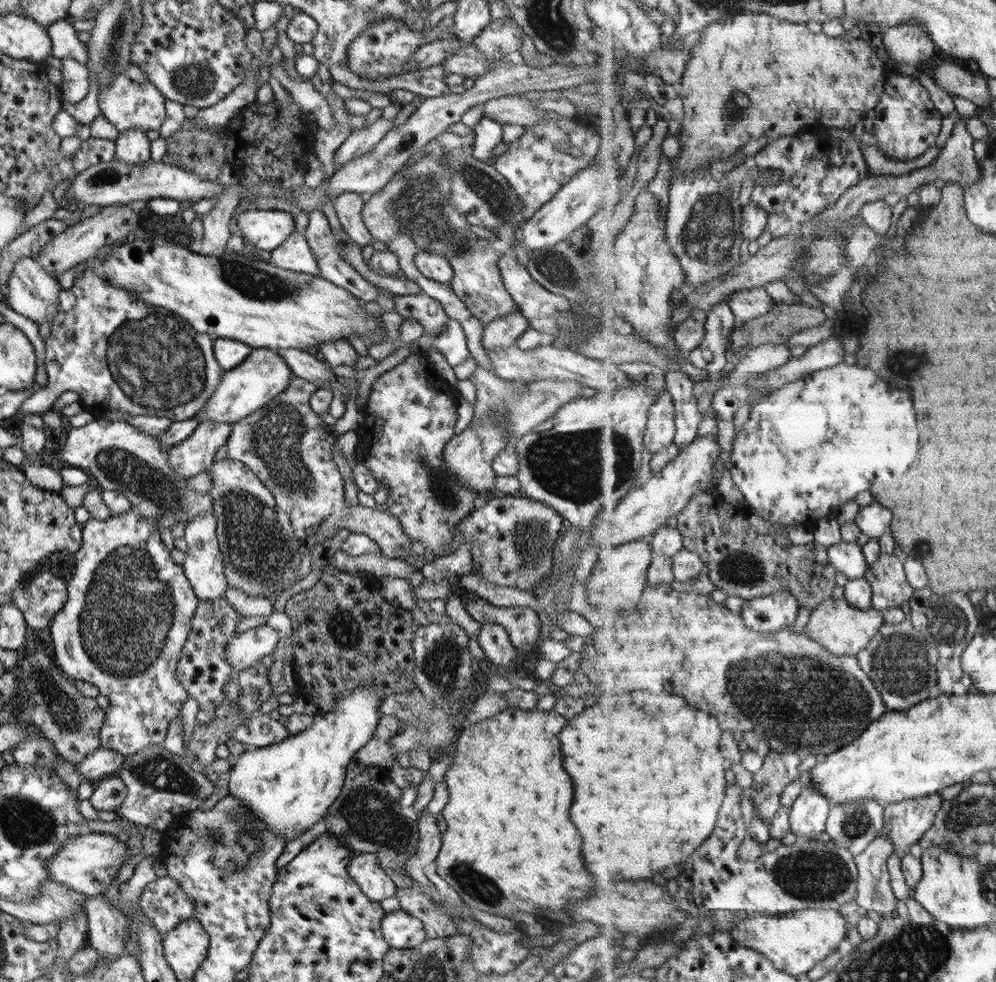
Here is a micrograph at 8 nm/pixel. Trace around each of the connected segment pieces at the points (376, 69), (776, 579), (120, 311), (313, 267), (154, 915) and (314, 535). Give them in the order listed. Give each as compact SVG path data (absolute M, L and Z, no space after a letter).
M383 18L381 22L377 20L375 24L367 26L365 32L348 44L346 66L361 78L379 81L410 70L411 55L423 44L423 32L409 30L401 20Z
M714 492L701 493L677 516L677 527L684 536L684 548L699 553L709 569L715 587L746 600L788 590L798 597L801 607L814 611L835 596L839 570L828 557L828 547L817 542L781 546L773 535L761 535L747 522L747 508L727 504Z
M83 271L82 275L76 278L68 289L62 289L58 294L58 307L56 308L53 320L50 322L50 331L44 346L47 382L44 387L38 388L19 405L19 408L13 414L13 418L15 417L15 420L19 420L21 415L35 414L39 416L40 413L47 412L53 408L56 398L63 394L63 392L67 392L67 390L77 394L78 403L81 405L82 410L89 412L89 414L91 414L91 410L102 410L98 414L94 414L95 418L107 420L109 423L130 418L130 416L135 414L139 416L161 416L168 418L172 422L191 418L210 399L212 392L224 373L224 370L218 365L213 356L212 339L209 335L197 332L183 317L176 315L174 312L164 308L155 308L153 305L143 304L139 302L139 299L132 297L130 292L125 292L123 289L113 286L111 283L108 283L108 280L103 280L100 275L95 276L91 272Z
M293 232L269 253L267 262L290 271L317 275L318 266L313 257L305 238Z
M167 875L149 882L138 896L138 902L143 915L153 923L159 936L193 915L191 897L179 888L174 877Z
M295 375L290 376L287 388L284 388L283 392L268 400L249 416L244 416L231 425L229 437L225 442L225 456L227 459L241 462L253 472L271 494L277 508L287 513L293 534L300 540L300 556L311 550L315 544L321 544L333 535L334 528L346 528L351 533L365 534L376 542L381 554L387 557L397 555L396 548L408 546L409 538L404 535L395 516L386 510L378 512L374 508L364 508L360 505L348 507L344 502L344 480L331 456L335 440L332 427L324 425L321 417L313 412L308 404L309 397L315 390L316 388L306 380Z

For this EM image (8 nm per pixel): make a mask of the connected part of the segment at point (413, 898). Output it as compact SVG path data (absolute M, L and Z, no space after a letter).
M419 886L397 888L394 896L398 899L399 906L404 912L421 922L426 939L457 934L453 924L449 924L449 918L441 912L439 906L433 904L433 901Z

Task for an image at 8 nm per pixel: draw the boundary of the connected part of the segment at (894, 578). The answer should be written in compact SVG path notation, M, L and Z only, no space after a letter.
M883 553L877 563L868 568L865 578L872 584L874 593L872 606L882 612L889 609L900 608L901 604L909 602L909 598L913 596L913 585L908 581L908 577L904 568L905 559L899 553L892 554Z

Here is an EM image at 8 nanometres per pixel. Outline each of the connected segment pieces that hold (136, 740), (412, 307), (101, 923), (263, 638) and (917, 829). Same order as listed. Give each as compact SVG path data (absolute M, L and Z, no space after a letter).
M129 508L116 517L109 516L105 520L89 519L86 523L80 525L80 529L82 543L79 550L74 554L74 571L71 579L66 584L67 600L48 624L51 644L53 644L53 662L71 681L83 680L88 682L97 688L98 694L107 696L109 706L104 709L104 719L98 734L99 747L114 750L124 756L131 755L143 750L143 747L150 744L162 743L168 723L179 714L181 704L188 698L185 689L175 678L174 672L177 659L180 657L181 647L190 629L191 617L199 600L192 591L183 570L179 565L172 562L169 554L170 550L159 539L156 518L141 518L133 509Z
M425 292L417 295L395 295L394 311L403 319L414 318L424 328L424 335L438 334L441 329L443 332L448 318L439 302Z
M104 895L86 898L87 914L86 946L99 955L99 961L113 961L123 954L123 935L127 918L105 899Z
M266 624L237 633L226 642L224 659L233 670L243 670L270 654L277 644L275 628Z
M934 794L886 804L884 824L890 826L890 839L894 848L908 851L915 842L919 843L933 826L937 813L944 805L943 801L940 795Z

